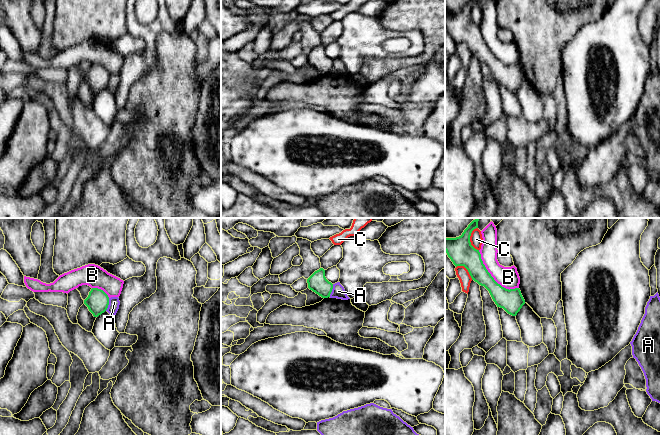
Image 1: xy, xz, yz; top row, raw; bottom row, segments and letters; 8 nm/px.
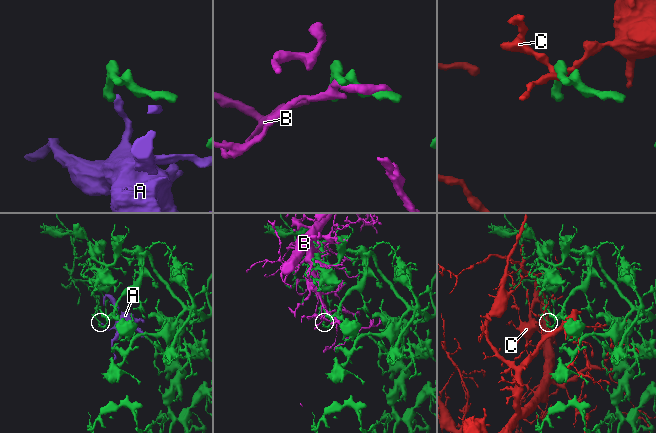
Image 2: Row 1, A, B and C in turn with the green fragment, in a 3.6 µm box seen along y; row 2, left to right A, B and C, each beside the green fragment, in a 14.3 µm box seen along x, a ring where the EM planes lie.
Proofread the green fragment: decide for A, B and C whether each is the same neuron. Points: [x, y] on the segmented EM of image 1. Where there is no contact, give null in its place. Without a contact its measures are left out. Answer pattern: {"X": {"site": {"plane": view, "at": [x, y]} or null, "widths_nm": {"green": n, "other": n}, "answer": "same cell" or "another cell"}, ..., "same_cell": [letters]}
{"A": {"site": {"plane": "xy", "at": [108, 304]}, "widths_nm": {"green": 180, "other": 90}, "answer": "another cell"}, "B": {"site": {"plane": "yz", "at": [492, 277]}, "widths_nm": {"green": 180, "other": 170}, "answer": "another cell"}, "C": {"site": {"plane": "yz", "at": [469, 239]}, "widths_nm": {"green": 200, "other": 100}, "answer": "another cell"}, "same_cell": []}

